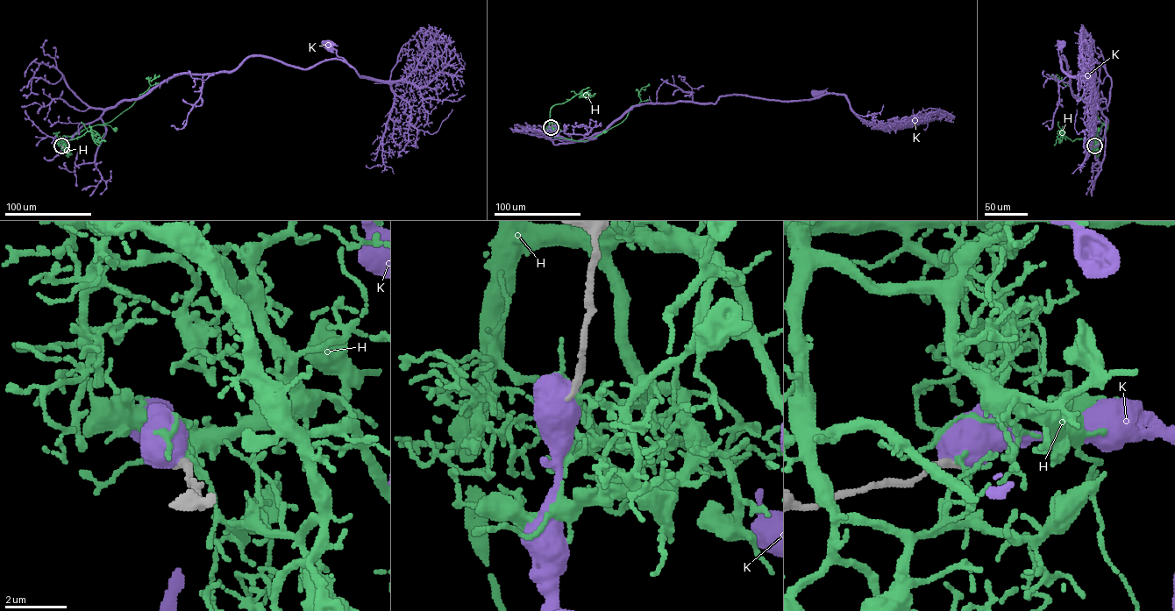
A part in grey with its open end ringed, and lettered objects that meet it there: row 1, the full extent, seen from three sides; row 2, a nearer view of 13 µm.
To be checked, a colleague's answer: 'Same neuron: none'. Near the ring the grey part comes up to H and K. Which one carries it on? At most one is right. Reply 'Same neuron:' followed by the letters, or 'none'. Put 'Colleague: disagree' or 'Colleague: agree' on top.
Colleague: agree
Same neuron: none

